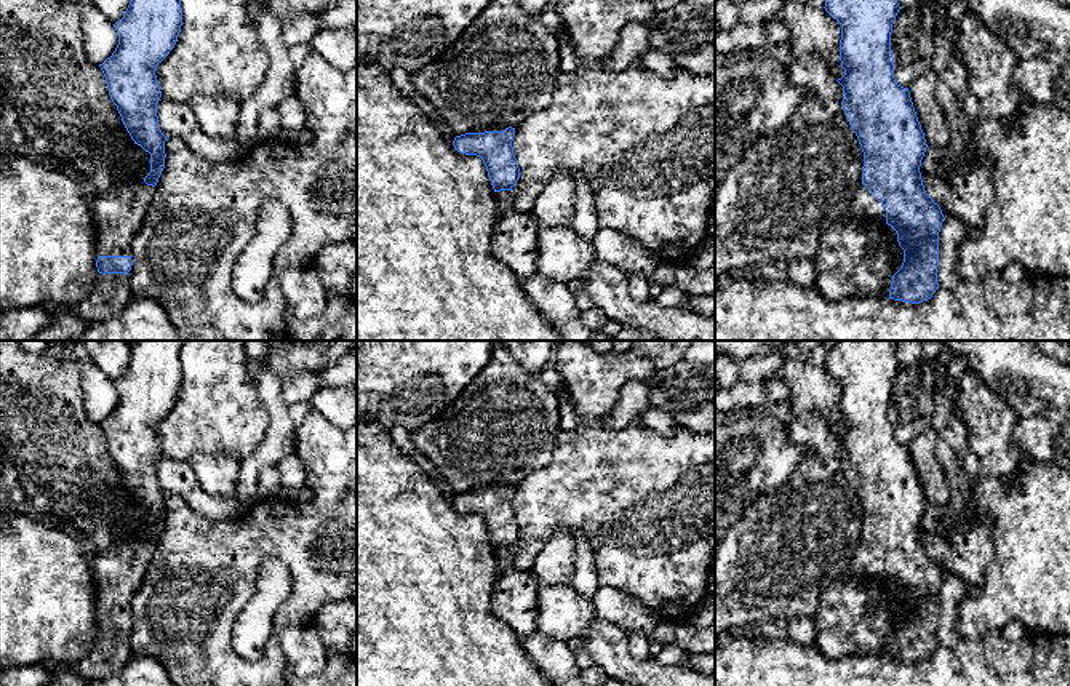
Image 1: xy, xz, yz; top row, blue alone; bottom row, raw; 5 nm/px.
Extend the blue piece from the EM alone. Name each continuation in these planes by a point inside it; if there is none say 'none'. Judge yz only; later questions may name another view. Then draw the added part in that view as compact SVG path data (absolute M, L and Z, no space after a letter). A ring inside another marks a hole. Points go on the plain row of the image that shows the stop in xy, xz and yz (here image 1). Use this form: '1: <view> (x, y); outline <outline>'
1: yz (864, 563); outline M860 540L852 556L848 572L857 579L870 577L878 582L886 582L886 569L883 563Z

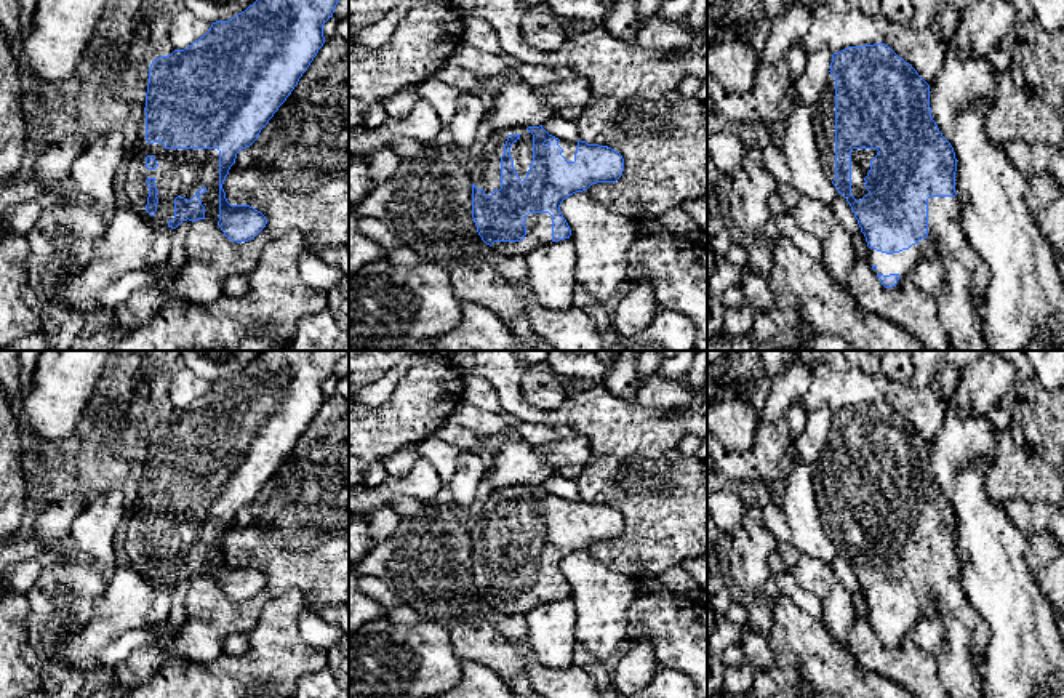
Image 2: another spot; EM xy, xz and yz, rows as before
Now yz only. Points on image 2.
1: yz (861, 517); outline M853 507L851 509L851 554L861 559L869 549L864 546L870 528L870 519L877 514L877 507Z

